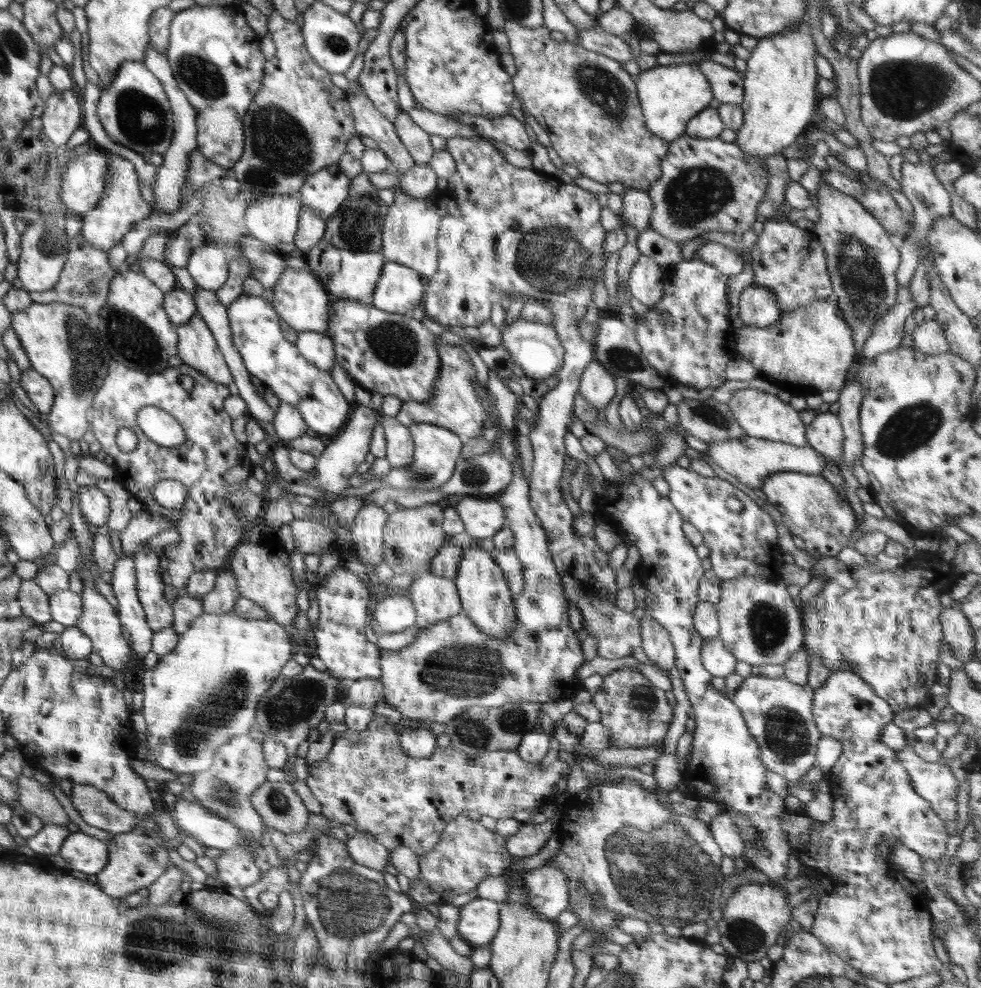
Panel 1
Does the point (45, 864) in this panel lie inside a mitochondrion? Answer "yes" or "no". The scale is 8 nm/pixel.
no

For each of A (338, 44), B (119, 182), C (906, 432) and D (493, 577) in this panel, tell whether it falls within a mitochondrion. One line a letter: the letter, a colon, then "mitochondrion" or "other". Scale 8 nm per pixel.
A: mitochondrion
B: other
C: mitochondrion
D: other

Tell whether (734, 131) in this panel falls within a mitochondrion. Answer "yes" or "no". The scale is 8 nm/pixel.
no

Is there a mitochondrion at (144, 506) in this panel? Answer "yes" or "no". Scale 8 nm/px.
no

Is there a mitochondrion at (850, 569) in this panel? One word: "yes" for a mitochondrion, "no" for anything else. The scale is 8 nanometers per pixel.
no

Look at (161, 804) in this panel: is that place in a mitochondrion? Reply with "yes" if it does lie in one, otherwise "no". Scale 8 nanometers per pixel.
no

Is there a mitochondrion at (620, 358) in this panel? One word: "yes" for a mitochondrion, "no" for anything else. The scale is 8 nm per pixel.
yes

